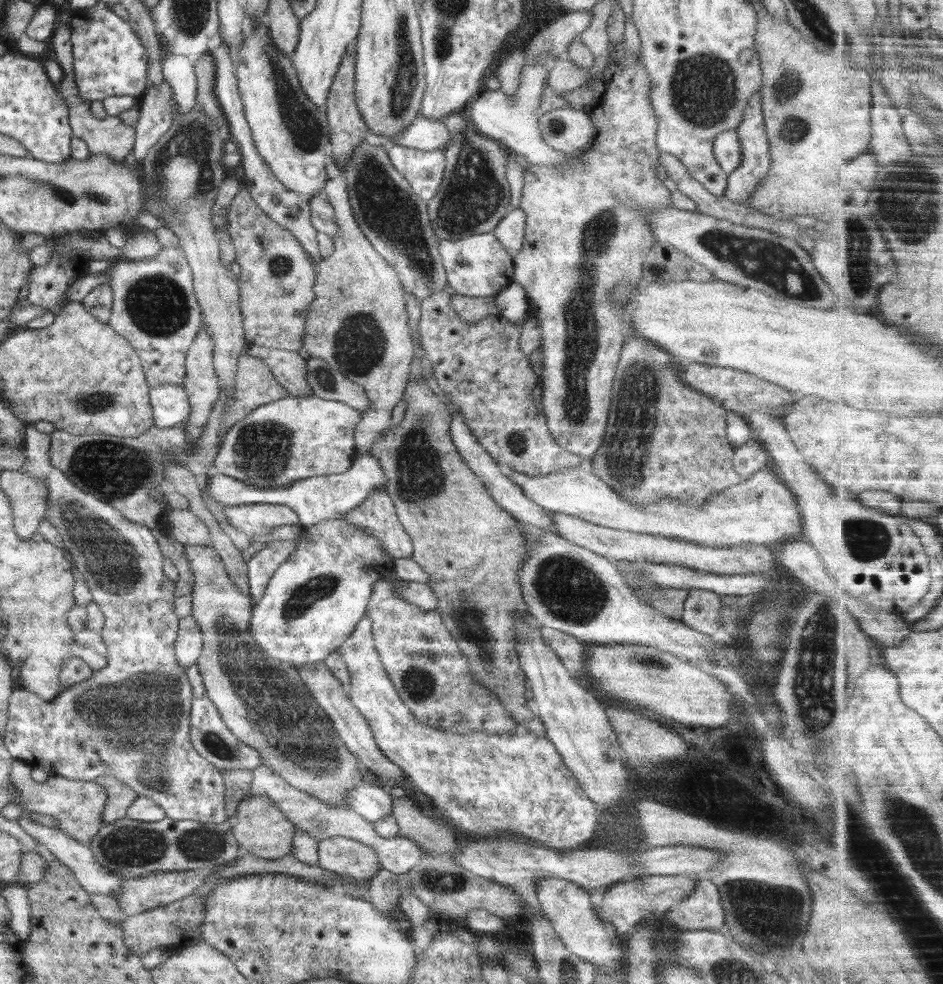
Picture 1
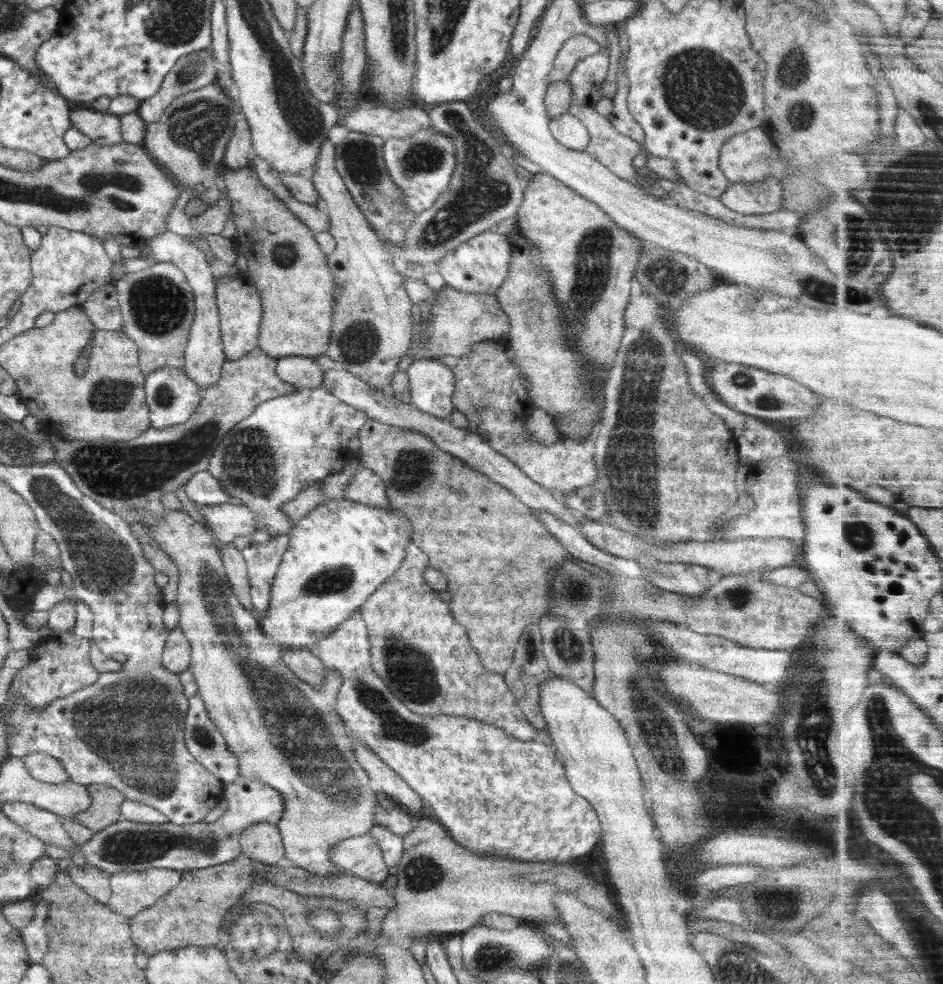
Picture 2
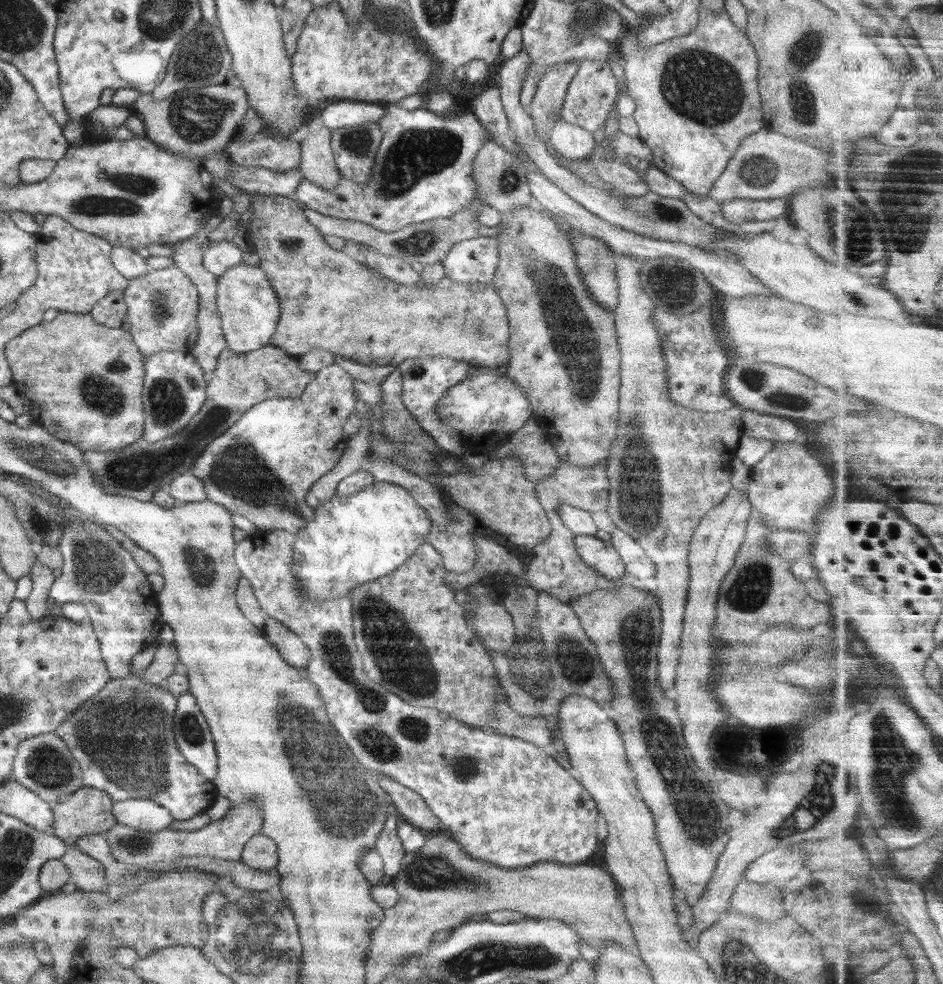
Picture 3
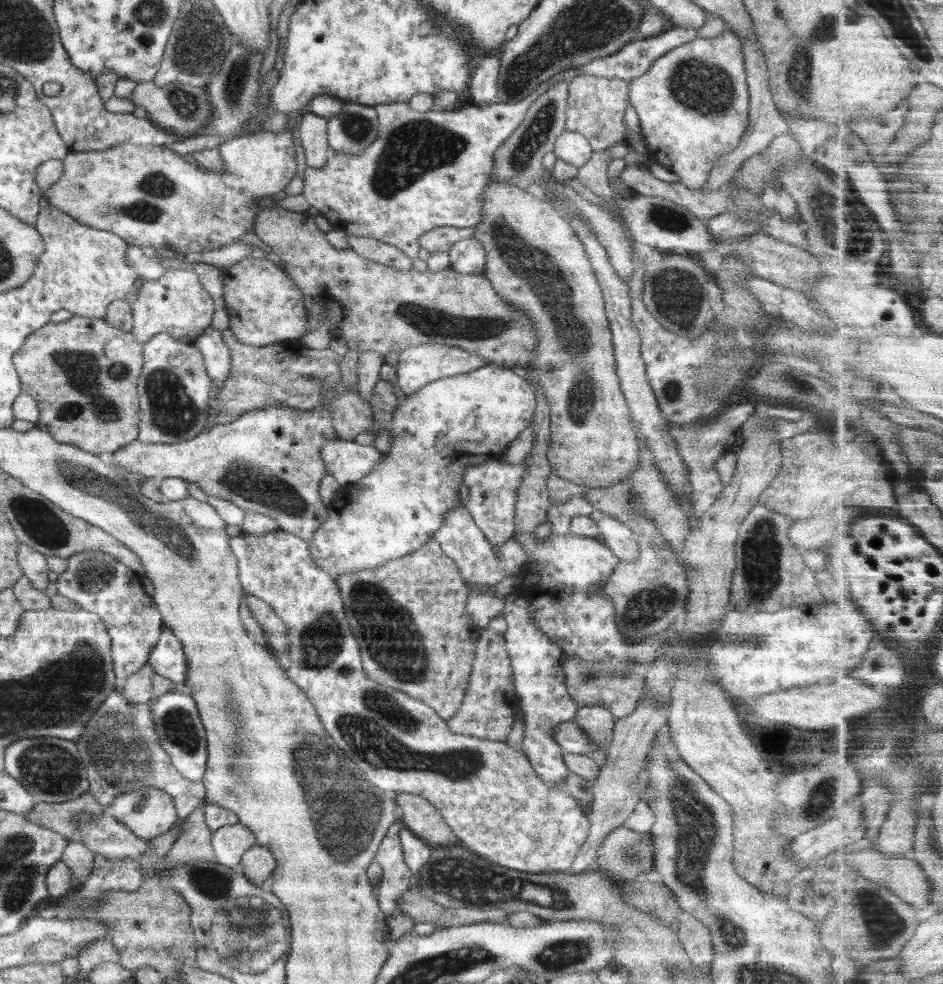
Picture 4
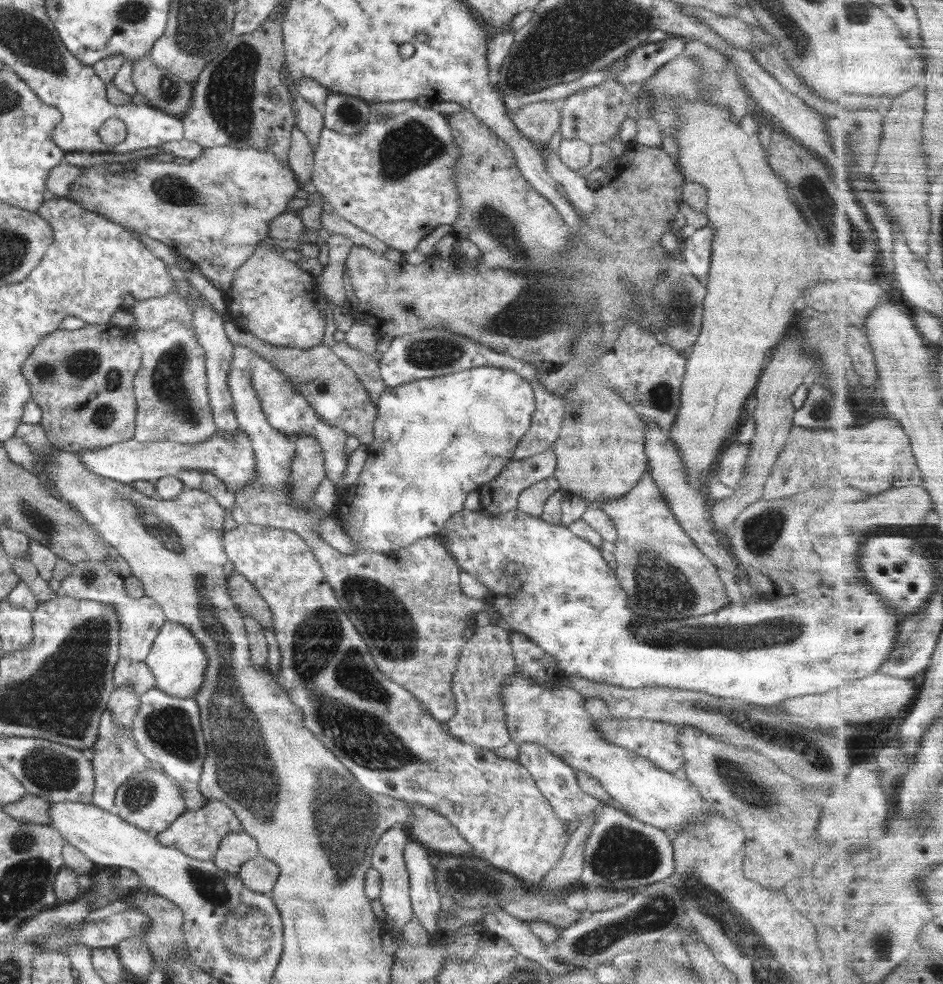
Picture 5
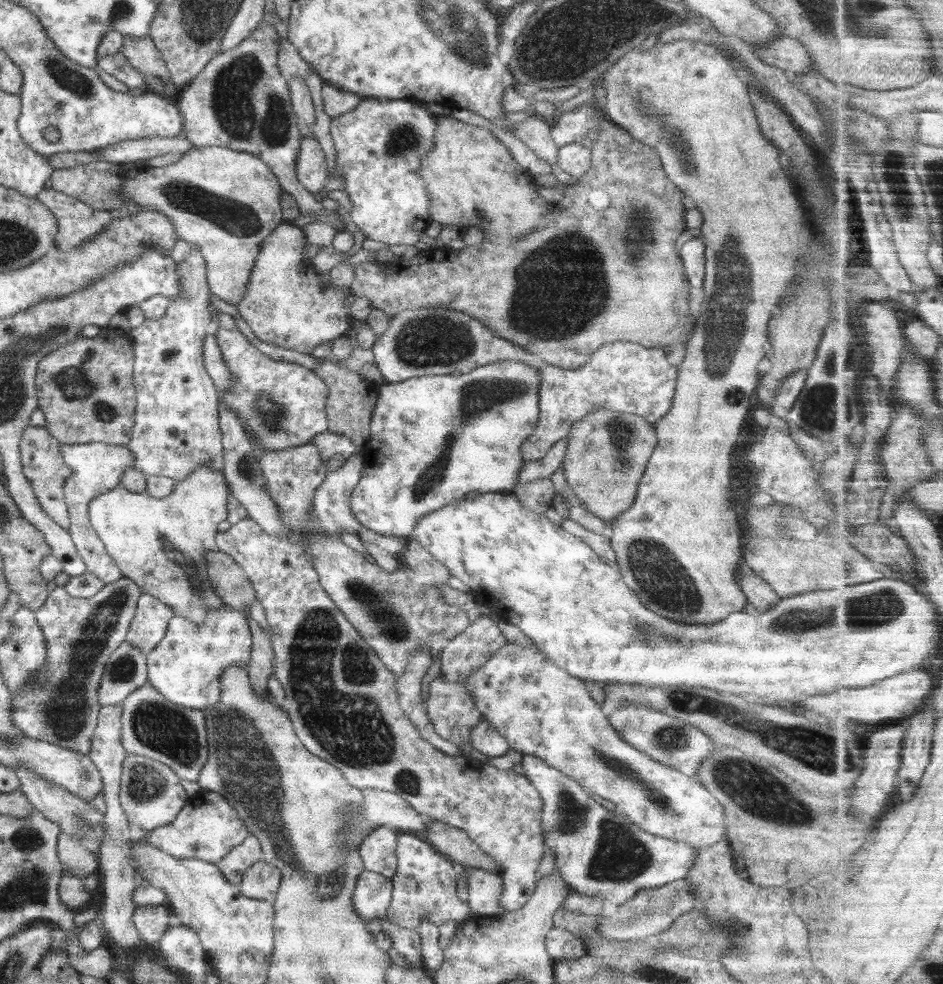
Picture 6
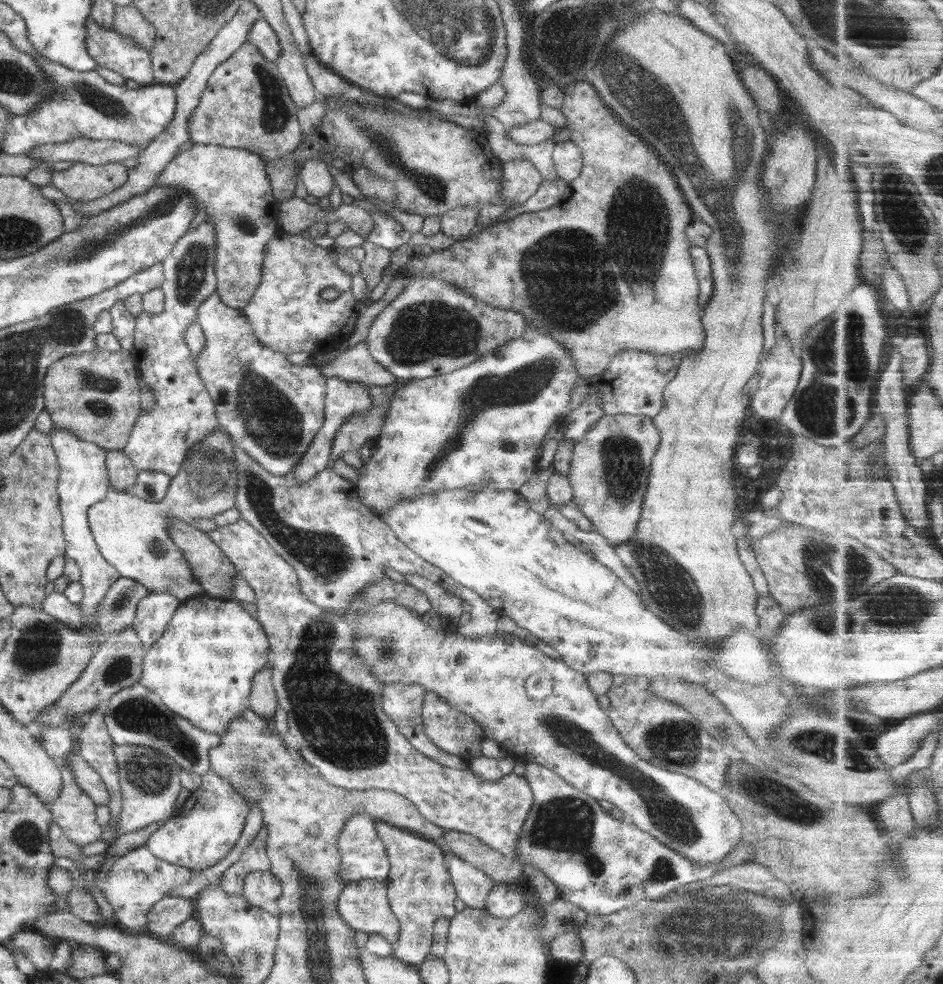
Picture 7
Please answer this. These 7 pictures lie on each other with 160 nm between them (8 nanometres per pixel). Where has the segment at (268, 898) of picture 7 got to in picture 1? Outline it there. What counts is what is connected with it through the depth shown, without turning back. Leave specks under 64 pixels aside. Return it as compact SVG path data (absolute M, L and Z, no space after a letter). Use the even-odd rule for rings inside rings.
M267 796L244 797L232 817L233 837L246 852L262 859L277 860L293 849L295 824Z

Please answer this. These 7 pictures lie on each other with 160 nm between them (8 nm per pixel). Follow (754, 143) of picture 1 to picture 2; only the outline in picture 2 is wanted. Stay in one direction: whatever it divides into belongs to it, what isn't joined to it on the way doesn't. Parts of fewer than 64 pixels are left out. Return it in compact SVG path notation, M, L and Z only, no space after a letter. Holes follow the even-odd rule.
M774 177L761 183L731 183L719 197L722 204L742 214L764 214L782 210L783 190Z

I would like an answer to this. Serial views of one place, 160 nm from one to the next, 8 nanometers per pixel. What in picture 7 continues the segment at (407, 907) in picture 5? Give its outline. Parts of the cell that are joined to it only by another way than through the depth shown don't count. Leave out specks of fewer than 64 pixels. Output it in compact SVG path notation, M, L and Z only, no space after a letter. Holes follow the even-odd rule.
M355 812L346 821L337 843L340 861L339 875L345 880L345 884L358 882L359 880L386 882L390 870L389 857L371 817L367 817L364 813L357 814Z

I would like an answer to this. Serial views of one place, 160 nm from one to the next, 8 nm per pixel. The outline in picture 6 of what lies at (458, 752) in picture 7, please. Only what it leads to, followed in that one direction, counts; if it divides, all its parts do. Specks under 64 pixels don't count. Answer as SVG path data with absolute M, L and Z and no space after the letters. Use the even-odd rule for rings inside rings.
M442 680L431 681L428 692L425 711L435 731L458 746L470 743L471 728L482 720L474 706L474 697L466 693L464 686Z

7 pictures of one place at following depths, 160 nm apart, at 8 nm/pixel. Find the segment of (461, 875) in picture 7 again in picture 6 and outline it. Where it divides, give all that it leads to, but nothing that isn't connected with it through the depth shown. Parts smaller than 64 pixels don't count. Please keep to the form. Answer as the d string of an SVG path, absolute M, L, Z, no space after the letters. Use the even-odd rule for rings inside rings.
M467 867L468 906L478 916L504 915L499 903L503 889L501 873L488 872L480 868Z

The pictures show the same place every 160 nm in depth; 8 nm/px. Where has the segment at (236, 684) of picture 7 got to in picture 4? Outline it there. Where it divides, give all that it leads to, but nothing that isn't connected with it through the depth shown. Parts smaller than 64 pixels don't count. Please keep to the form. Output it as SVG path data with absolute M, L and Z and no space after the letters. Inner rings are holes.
M163 626L158 643L149 654L147 663L152 666L155 673L174 683L176 689L181 689L187 671L185 658L182 643L176 639L170 628Z

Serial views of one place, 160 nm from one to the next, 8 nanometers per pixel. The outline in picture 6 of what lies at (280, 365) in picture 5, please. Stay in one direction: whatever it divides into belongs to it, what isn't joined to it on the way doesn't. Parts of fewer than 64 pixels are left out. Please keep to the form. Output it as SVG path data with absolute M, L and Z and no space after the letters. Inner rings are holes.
M332 357L318 359L318 361L320 366L313 372L327 386L325 411L328 417L329 431L346 436L356 446L364 446L370 436L371 418L379 393L379 385L363 379L356 372L342 368L337 359Z

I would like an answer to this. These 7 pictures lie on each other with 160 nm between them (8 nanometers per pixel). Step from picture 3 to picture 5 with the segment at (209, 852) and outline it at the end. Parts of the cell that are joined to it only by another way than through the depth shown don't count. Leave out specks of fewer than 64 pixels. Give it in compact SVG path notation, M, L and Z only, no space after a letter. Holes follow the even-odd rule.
M244 832L223 836L213 862L224 872L236 875L242 864L254 857L262 857L257 840Z

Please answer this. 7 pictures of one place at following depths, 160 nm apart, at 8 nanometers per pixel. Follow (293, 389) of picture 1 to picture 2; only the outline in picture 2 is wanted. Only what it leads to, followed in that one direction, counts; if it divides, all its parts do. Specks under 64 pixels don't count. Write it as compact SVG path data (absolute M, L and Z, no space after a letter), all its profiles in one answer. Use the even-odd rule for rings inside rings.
M285 356L276 363L278 378L297 386L298 390L321 386L324 372L315 357Z

